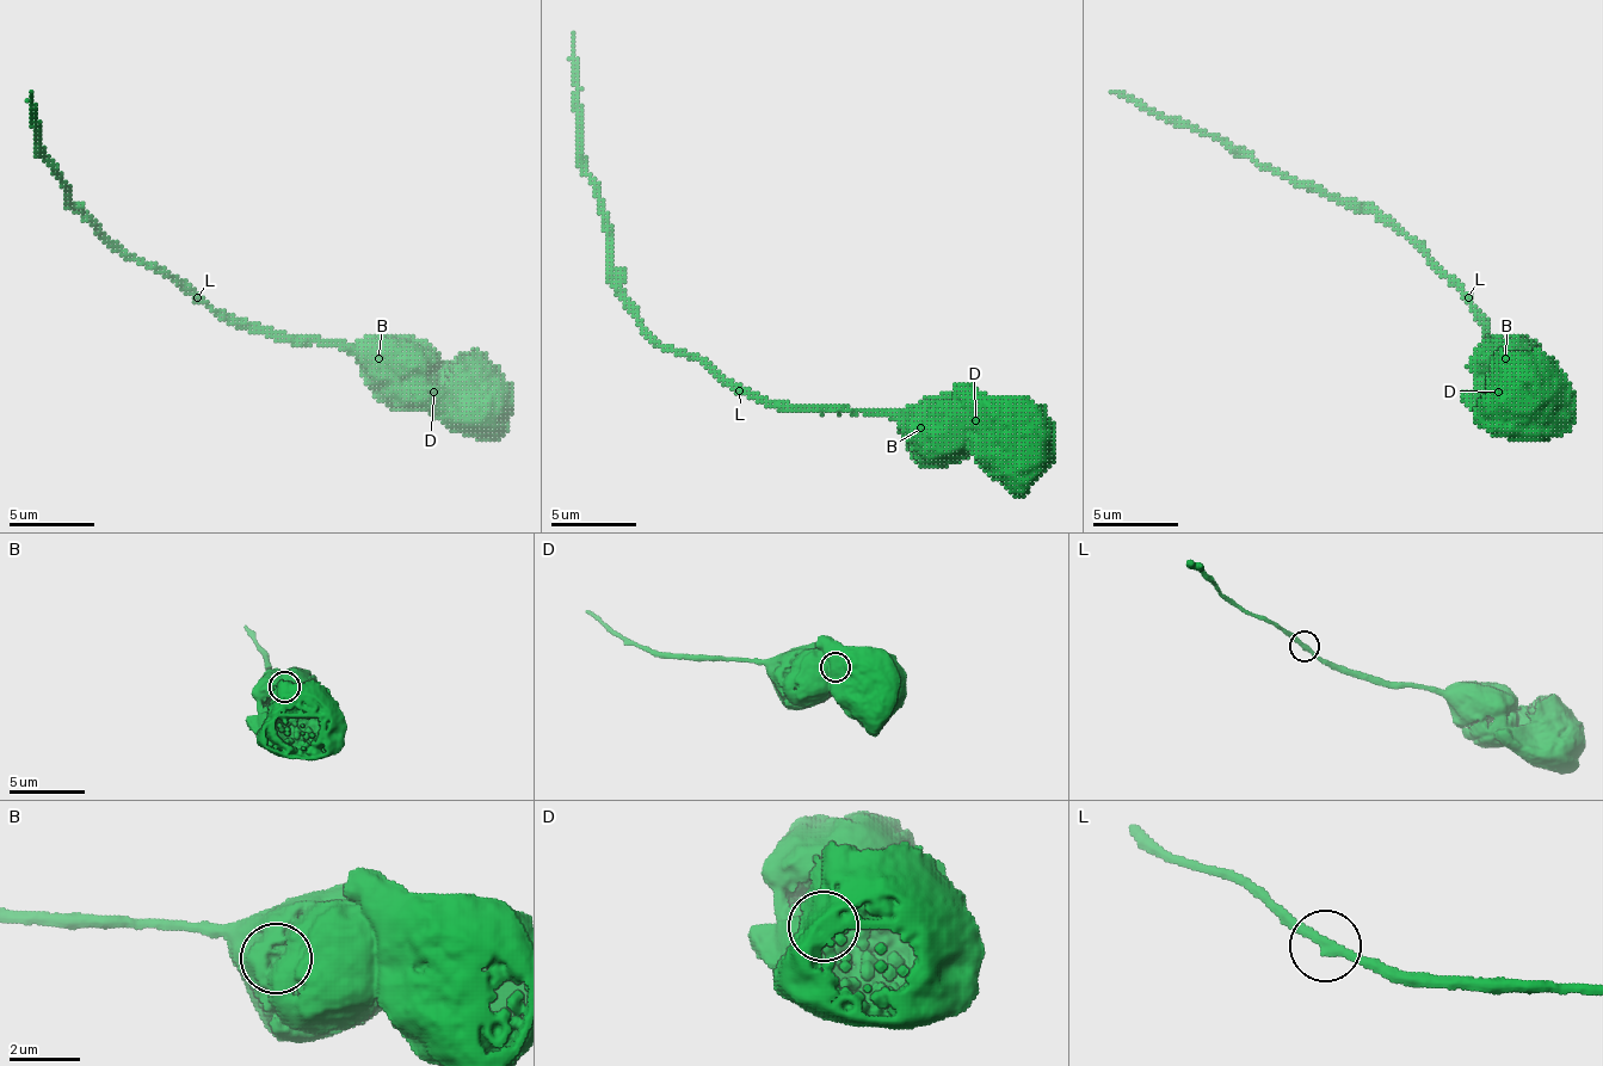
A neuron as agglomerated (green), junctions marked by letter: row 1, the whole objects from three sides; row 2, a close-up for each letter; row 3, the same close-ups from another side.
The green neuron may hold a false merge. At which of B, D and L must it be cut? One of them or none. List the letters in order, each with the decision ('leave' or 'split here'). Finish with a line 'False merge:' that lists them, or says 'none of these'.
B: leave
D: split here
L: leave
False merge: D

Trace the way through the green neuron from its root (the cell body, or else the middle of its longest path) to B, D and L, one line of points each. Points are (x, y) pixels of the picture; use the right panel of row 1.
B: (1527, 410), (1531, 413), (1535, 410), (1535, 396), (1510, 371), (1505, 358)
D: (1527, 410), (1531, 413), (1523, 423), (1505, 423), (1497, 392)
L: (1527, 410), (1531, 413), (1535, 410), (1535, 396), (1492, 353), (1489, 332), (1467, 297)

